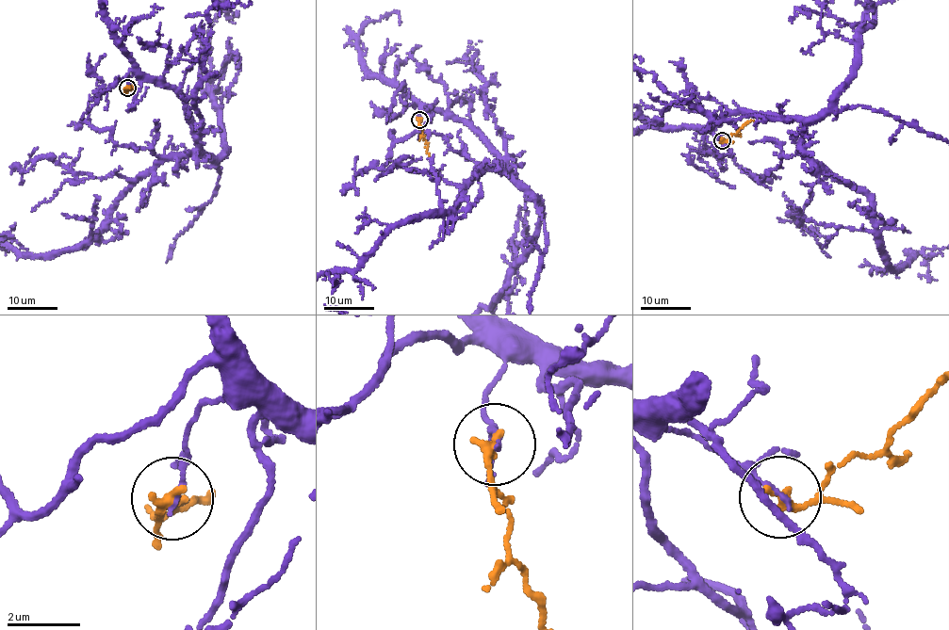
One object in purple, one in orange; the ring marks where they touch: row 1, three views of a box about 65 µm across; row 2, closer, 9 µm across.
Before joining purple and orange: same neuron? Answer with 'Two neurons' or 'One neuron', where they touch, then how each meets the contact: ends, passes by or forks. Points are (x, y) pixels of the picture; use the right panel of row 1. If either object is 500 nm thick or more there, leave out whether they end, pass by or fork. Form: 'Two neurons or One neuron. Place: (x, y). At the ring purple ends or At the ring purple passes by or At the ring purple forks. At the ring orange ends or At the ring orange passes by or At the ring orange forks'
Two neurons. Place: (722, 140). At the ring purple ends. At the ring orange ends

